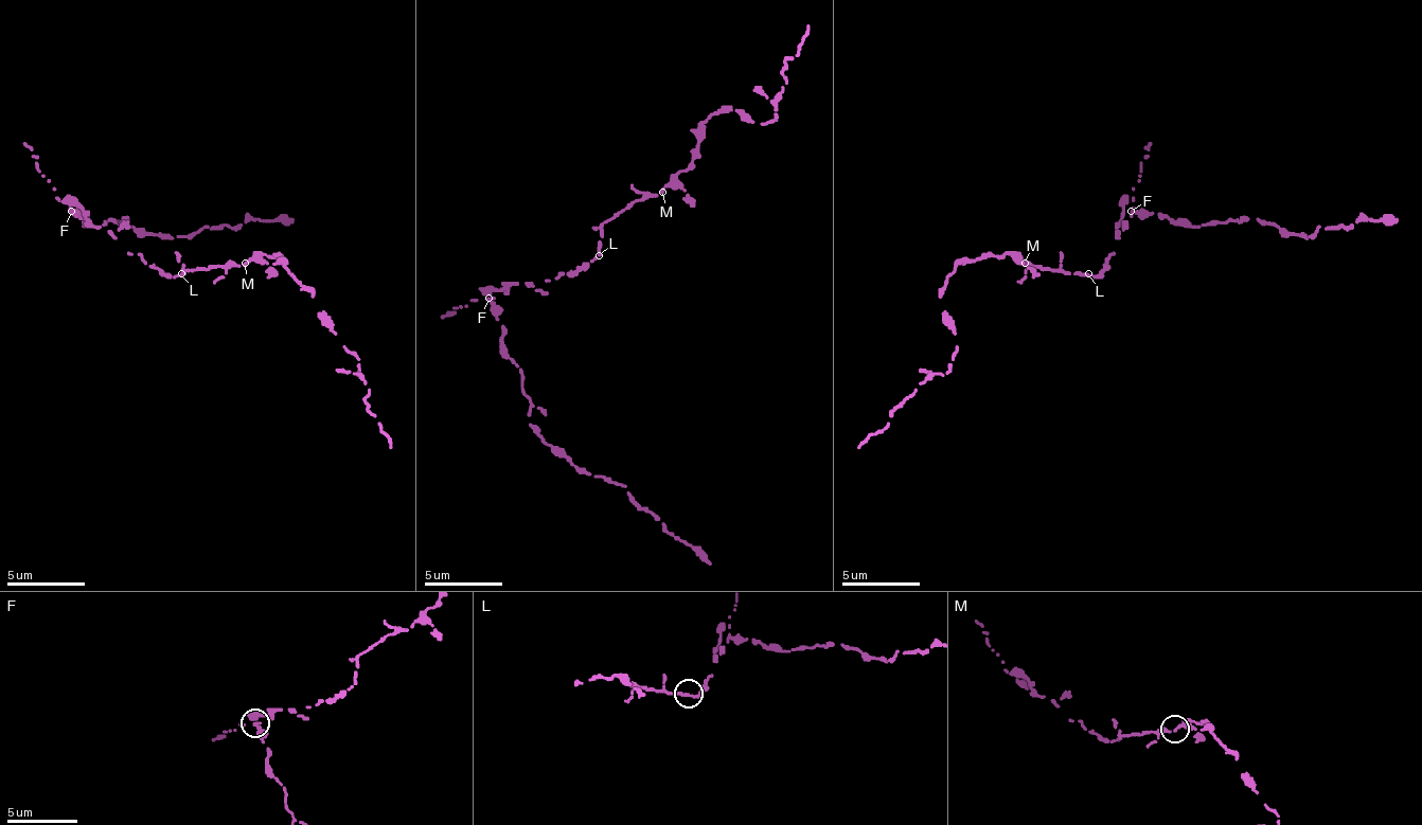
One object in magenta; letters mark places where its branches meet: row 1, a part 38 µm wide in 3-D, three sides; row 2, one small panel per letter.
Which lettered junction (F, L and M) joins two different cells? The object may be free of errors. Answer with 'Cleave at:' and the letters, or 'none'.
Cleave at: F

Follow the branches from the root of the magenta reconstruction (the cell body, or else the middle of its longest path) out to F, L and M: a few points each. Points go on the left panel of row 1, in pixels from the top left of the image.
F: (142, 258), (130, 255), (107, 231), (95, 228), (80, 208), (68, 204), (68, 212), (72, 212)
L: (142, 258), (166, 274), (181, 274)
M: (142, 258), (166, 274), (185, 274), (185, 270), (206, 270), (209, 267), (241, 267), (245, 263)

